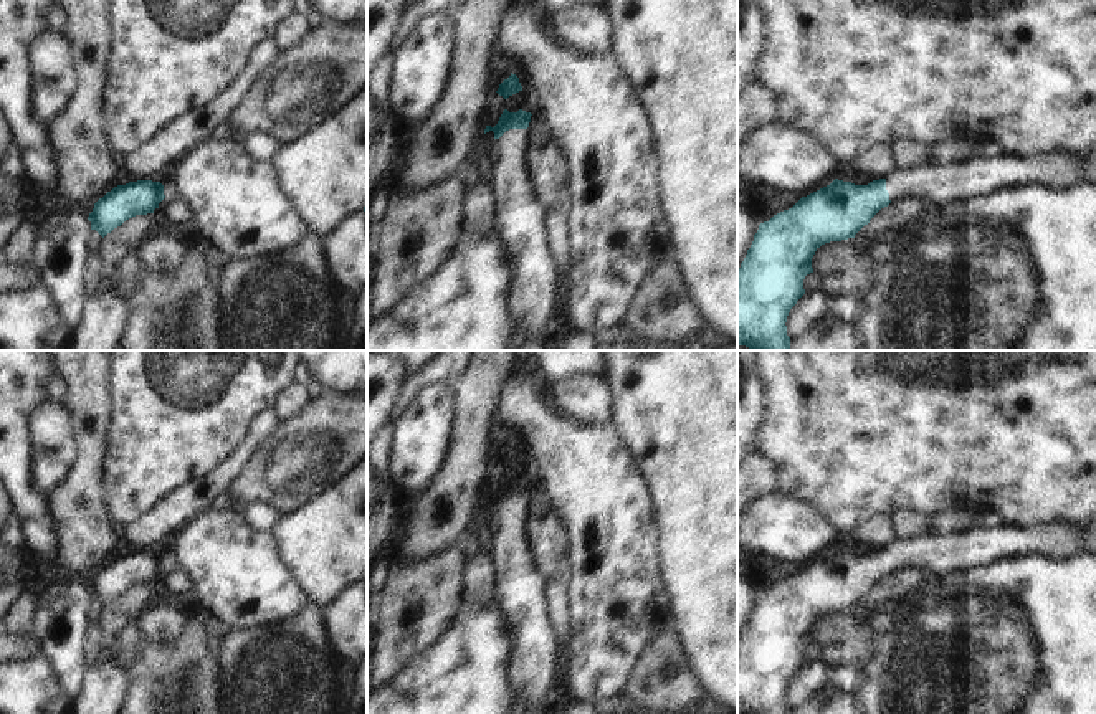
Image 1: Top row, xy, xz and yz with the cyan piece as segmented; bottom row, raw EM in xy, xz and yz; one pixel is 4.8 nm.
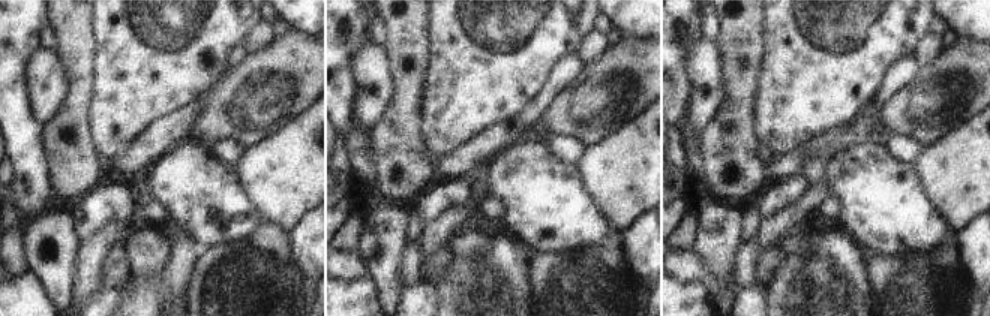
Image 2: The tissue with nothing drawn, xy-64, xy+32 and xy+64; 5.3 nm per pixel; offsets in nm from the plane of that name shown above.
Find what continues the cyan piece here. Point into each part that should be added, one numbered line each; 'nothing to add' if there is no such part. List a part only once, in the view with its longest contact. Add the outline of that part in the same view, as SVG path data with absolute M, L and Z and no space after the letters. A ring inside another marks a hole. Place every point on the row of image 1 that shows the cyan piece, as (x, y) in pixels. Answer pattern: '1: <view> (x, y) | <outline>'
1: xz (519, 218) | M509 129L493 139L488 157L496 240L512 269L507 293L511 317L526 336L539 336L554 306L555 266L544 230L547 208L534 197L526 147L527 129Z

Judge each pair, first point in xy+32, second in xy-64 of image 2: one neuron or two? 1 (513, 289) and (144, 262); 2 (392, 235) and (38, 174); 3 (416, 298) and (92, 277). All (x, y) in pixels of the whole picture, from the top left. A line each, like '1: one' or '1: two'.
1: two
2: two
3: two

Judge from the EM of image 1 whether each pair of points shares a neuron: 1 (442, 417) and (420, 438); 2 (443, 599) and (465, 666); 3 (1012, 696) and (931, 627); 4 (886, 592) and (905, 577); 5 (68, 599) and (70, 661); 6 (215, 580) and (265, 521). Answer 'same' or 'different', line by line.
1: same
2: different
3: same
4: same
5: same
6: different

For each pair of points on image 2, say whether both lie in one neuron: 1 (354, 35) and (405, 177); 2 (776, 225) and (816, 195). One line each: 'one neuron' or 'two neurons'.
1: two neurons
2: one neuron

